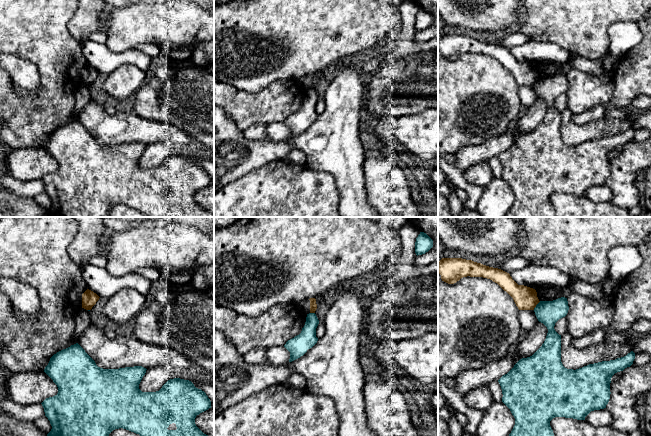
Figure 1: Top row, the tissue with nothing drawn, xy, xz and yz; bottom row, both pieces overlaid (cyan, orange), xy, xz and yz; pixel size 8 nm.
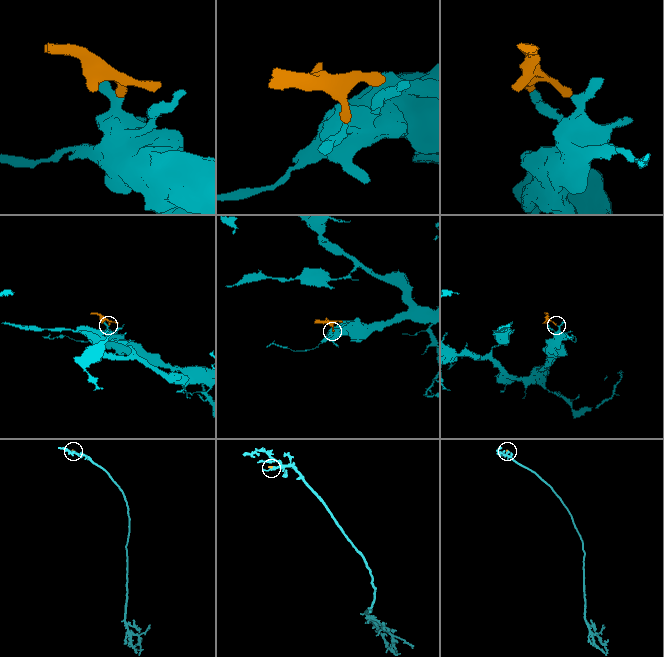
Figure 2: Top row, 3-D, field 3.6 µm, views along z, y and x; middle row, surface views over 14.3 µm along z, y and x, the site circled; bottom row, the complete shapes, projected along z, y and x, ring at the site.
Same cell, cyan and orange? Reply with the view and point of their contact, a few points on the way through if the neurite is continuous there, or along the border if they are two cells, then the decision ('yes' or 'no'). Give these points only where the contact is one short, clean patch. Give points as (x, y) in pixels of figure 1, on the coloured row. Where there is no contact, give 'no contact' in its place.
yz (536, 305) | along yz (540, 301), (533, 309) | no

